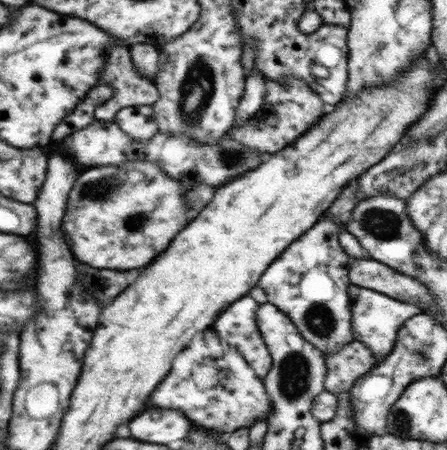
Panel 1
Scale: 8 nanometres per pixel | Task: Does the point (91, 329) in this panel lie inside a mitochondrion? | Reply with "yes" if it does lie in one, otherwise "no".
no

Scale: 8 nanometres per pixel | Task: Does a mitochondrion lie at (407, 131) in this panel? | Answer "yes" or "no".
no

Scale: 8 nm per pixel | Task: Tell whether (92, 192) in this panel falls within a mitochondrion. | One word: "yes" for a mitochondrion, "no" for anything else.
yes

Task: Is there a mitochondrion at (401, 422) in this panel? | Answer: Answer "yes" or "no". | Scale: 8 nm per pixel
yes

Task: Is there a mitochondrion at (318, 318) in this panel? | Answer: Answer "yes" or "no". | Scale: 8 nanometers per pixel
yes

